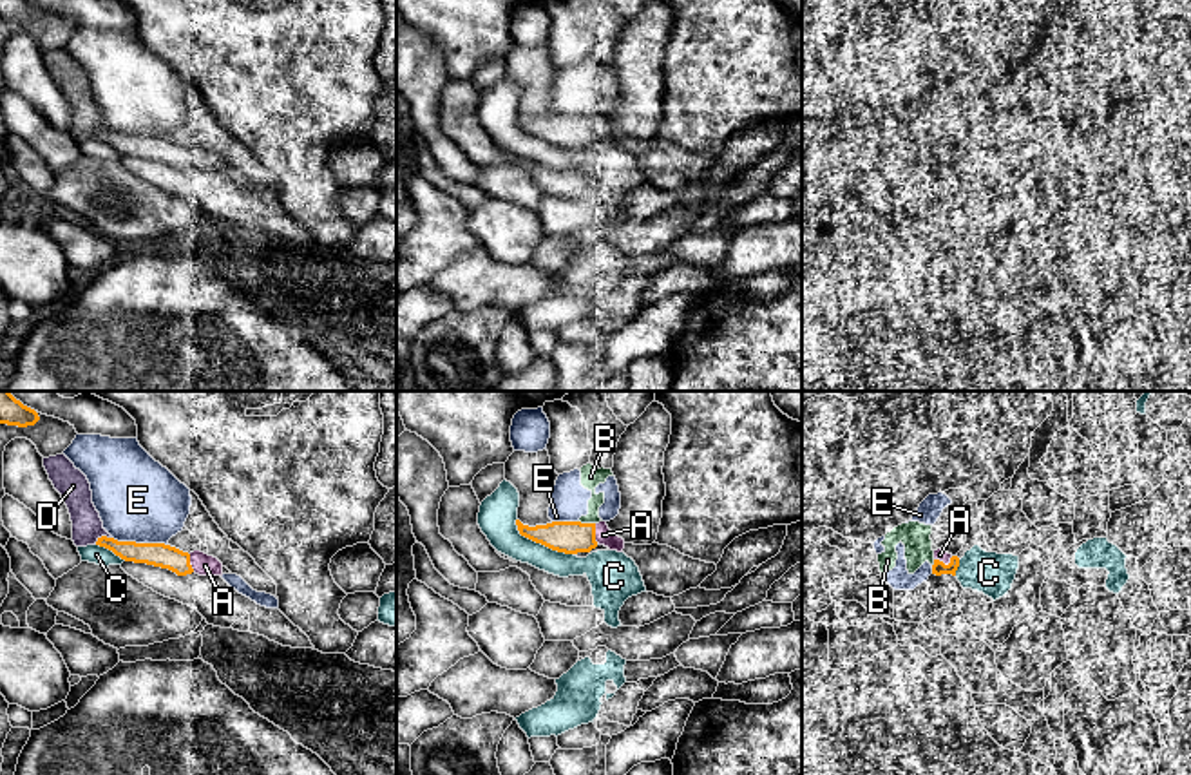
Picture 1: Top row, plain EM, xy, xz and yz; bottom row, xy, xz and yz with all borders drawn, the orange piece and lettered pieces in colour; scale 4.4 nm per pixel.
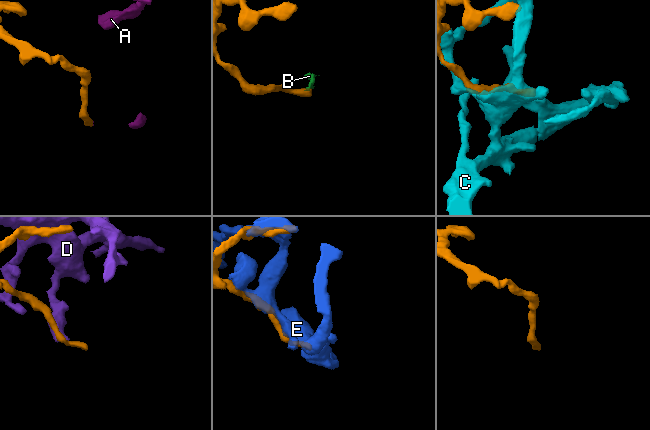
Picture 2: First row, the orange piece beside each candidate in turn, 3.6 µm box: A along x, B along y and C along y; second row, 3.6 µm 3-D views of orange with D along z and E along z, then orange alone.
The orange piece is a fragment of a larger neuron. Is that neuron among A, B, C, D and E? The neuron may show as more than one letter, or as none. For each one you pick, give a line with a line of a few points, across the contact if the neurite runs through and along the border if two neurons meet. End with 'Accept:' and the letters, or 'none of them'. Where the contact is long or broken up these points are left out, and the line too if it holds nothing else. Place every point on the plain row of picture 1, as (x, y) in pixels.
Accept: A

